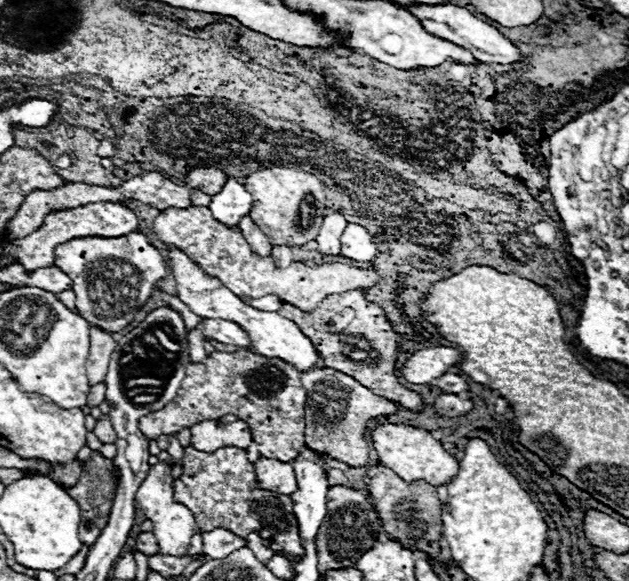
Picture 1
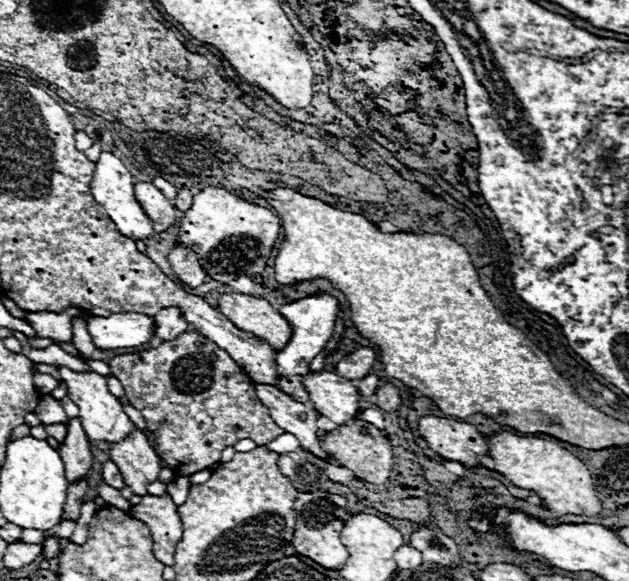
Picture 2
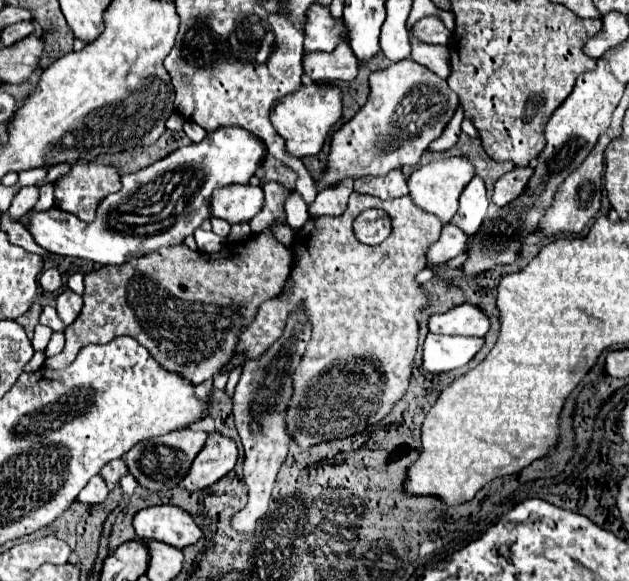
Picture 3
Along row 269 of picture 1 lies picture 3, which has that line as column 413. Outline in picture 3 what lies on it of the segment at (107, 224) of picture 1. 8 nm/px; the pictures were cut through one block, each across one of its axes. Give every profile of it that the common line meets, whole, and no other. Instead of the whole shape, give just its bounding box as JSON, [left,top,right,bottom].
[410,18,450,46]

